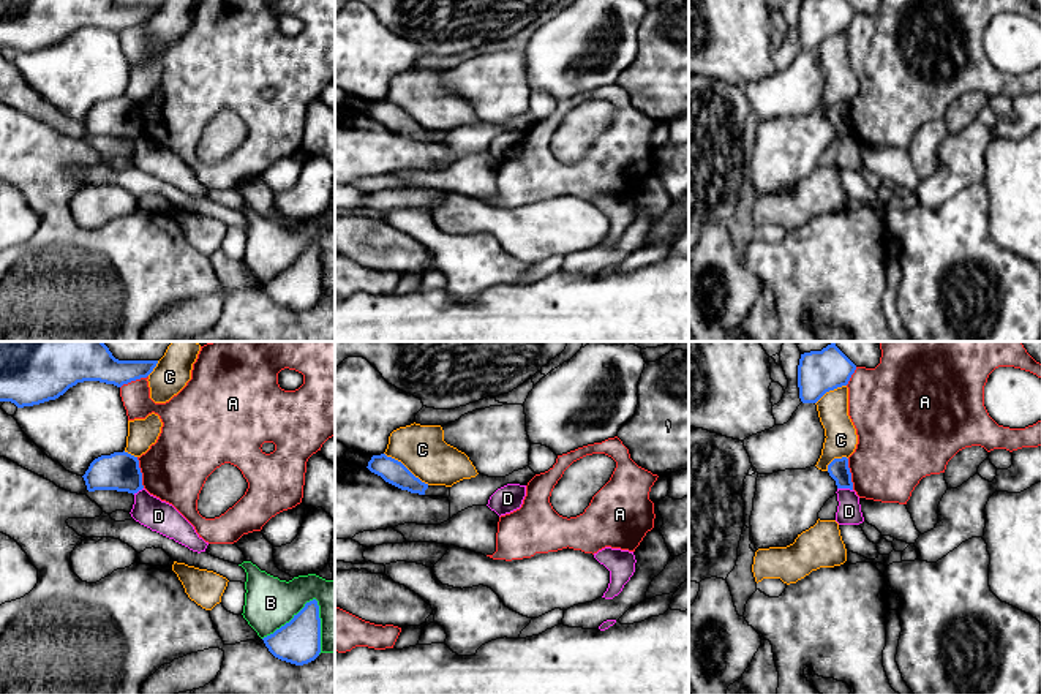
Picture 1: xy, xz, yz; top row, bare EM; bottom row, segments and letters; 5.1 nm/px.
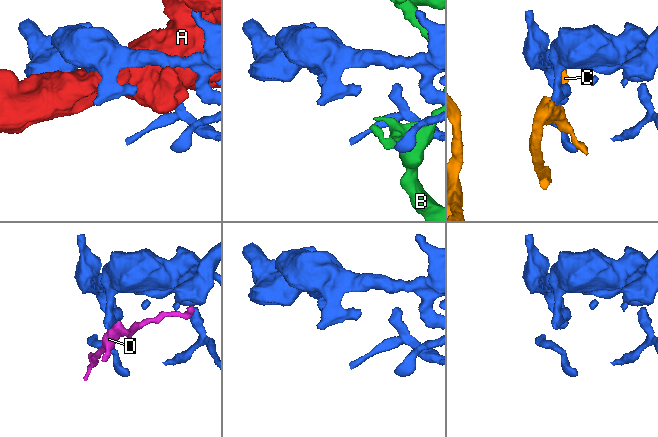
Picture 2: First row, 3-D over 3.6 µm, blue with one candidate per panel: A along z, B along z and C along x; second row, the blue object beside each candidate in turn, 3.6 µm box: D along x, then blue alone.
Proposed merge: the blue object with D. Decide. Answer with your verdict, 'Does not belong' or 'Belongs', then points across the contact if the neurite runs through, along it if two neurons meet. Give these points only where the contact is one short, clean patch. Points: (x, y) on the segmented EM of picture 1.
Does not belong. Boundary: yz (838, 487), (852, 490)

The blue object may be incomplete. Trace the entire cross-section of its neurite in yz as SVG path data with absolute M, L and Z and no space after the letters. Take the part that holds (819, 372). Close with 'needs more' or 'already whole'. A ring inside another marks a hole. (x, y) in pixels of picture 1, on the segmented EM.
M832 341L821 351L801 354L798 387L802 403L817 403L826 392L847 386L856 365Z; already whole

